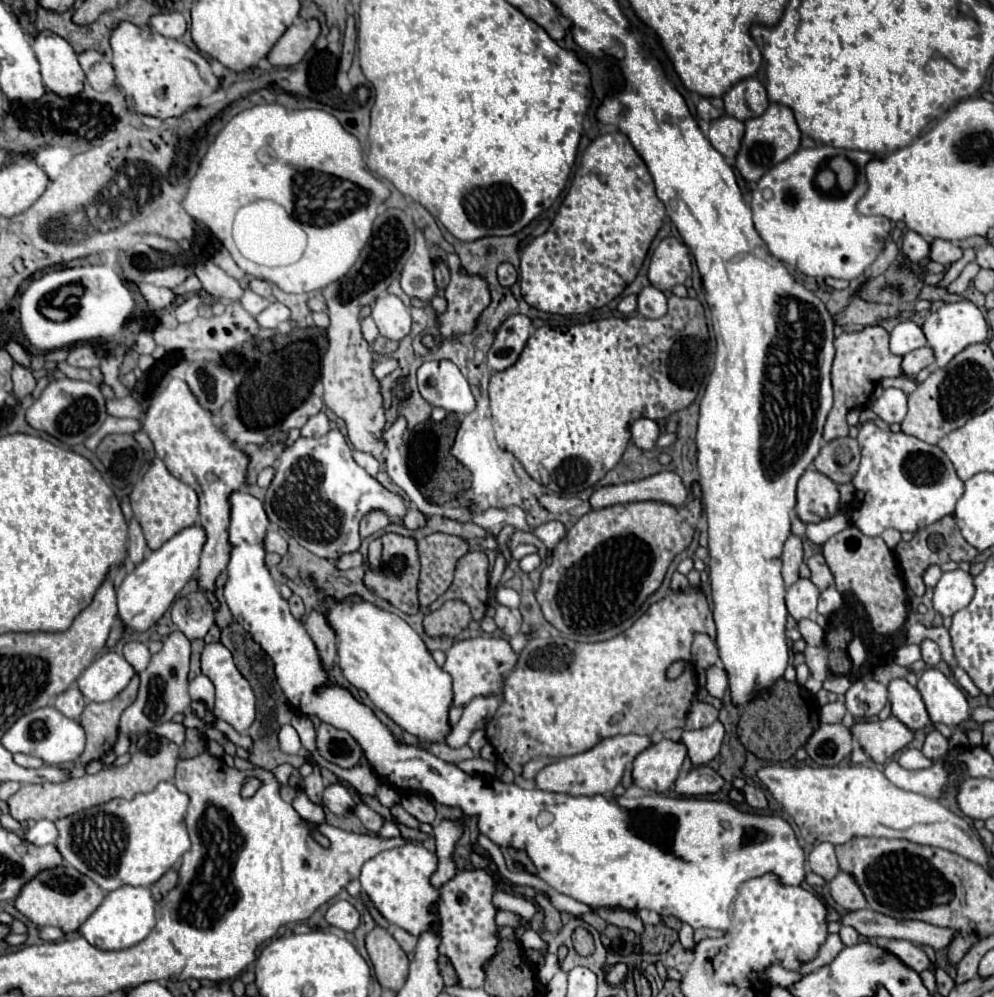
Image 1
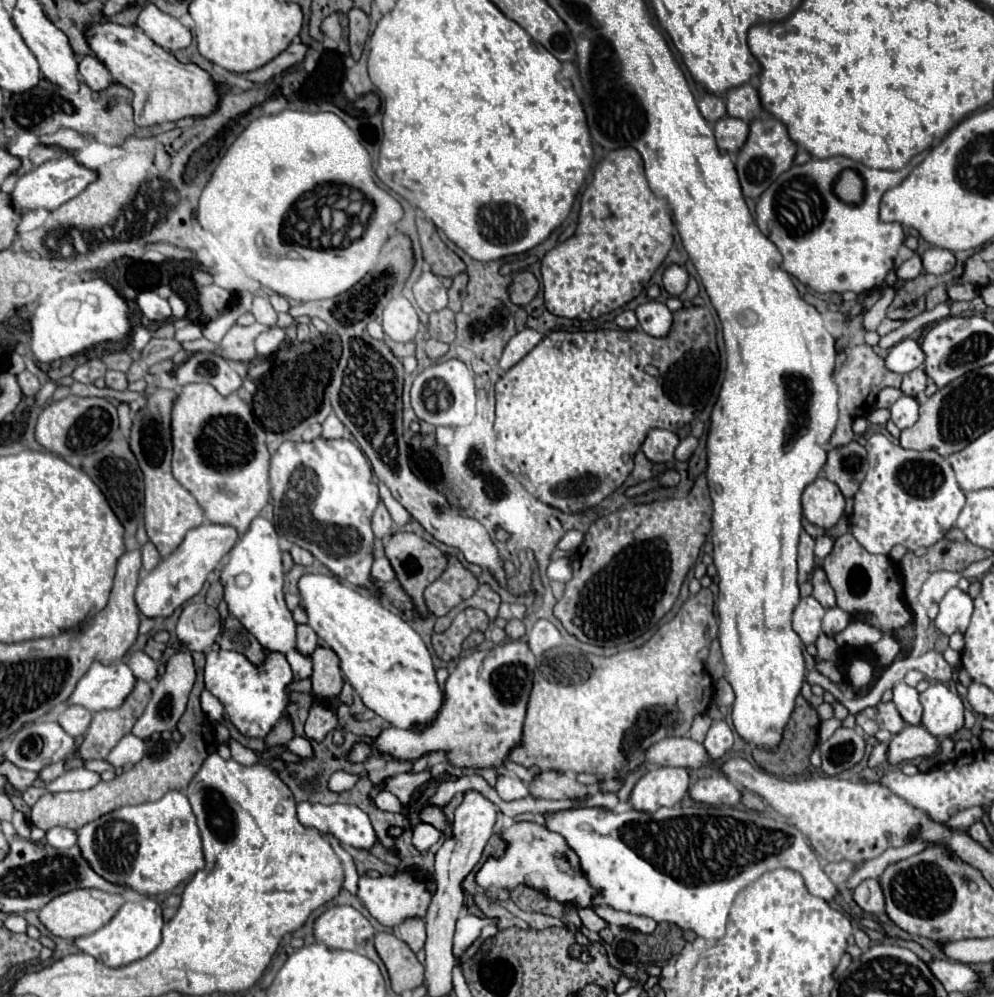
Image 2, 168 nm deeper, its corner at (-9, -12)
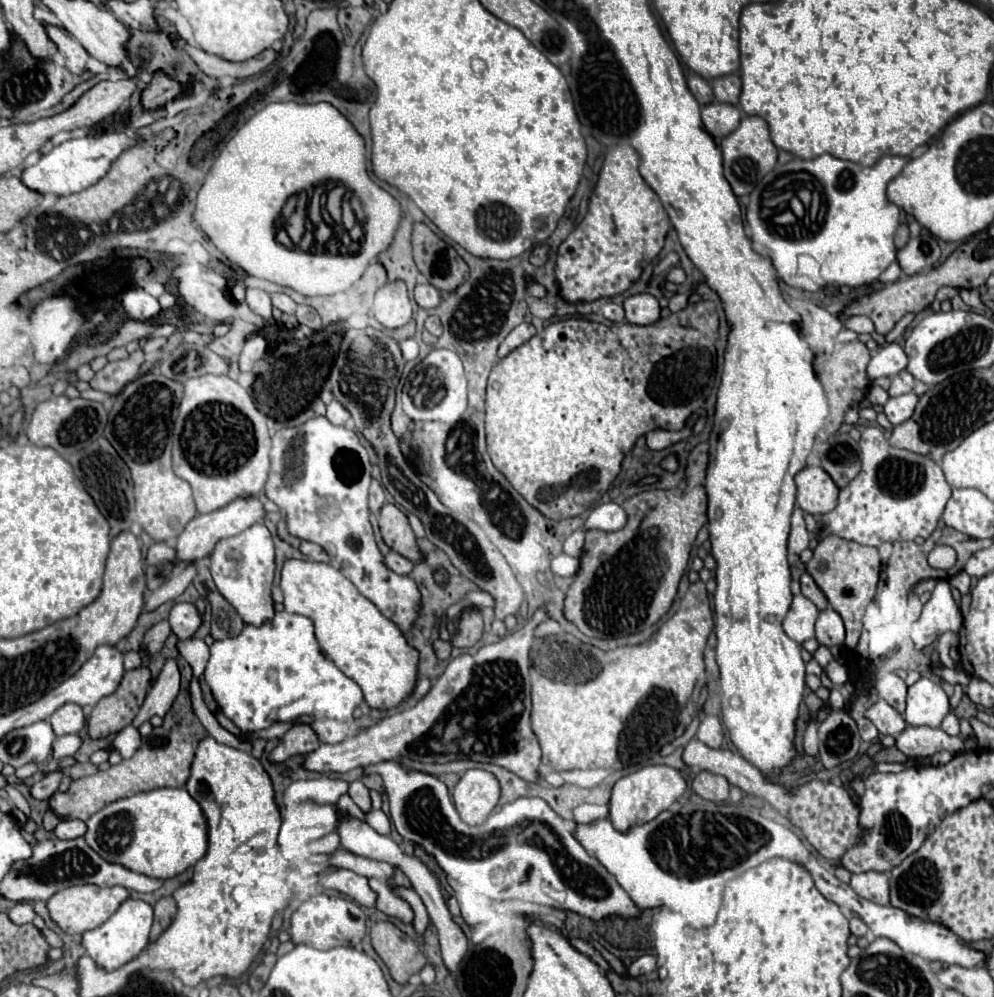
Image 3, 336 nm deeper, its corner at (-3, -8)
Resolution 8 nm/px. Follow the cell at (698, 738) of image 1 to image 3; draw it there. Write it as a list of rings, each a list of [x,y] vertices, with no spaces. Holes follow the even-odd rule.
[[[706,716],[698,728],[696,738],[710,748],[720,748],[722,746],[722,724],[720,724],[720,720],[716,716]]]

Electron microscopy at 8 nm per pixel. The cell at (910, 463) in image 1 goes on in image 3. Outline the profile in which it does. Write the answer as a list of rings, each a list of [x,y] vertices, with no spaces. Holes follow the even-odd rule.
[[[876,426],[864,428],[862,438],[860,438],[860,450],[862,450],[860,474],[846,488],[840,490],[836,508],[818,518],[816,536],[822,540],[824,536],[834,534],[834,536],[840,536],[844,540],[852,540],[852,542],[858,542],[864,546],[880,546],[882,542],[896,542],[896,540],[914,540],[918,536],[928,538],[932,534],[932,530],[936,528],[936,524],[944,512],[944,506],[950,498],[950,492],[952,492],[952,488],[948,486],[948,482],[942,474],[942,468],[936,462],[932,462],[930,458],[890,446],[888,440],[884,438],[882,430]]]

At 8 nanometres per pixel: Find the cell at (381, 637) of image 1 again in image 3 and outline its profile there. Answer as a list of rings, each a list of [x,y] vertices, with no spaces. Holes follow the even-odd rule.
[[[288,558],[282,566],[280,588],[286,612],[302,614],[314,622],[316,640],[322,650],[362,688],[370,708],[388,710],[402,704],[412,694],[418,652],[408,644],[398,626],[364,598],[340,570],[324,562]]]

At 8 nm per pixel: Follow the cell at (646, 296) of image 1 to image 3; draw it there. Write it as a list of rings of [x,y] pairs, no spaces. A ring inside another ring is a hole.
[[[648,292],[628,296],[624,300],[624,312],[626,312],[626,322],[640,324],[640,326],[654,324],[660,318],[658,300]]]

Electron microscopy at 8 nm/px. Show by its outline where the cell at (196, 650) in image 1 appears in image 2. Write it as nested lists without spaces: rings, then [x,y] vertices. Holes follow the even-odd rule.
[[[194,652],[192,656],[194,656],[194,666],[196,666],[198,678],[192,688],[186,714],[180,718],[180,724],[184,724],[184,740],[178,744],[170,744],[158,756],[146,754],[132,770],[116,776],[112,782],[98,782],[94,788],[82,790],[82,792],[58,792],[58,794],[46,792],[30,810],[30,820],[34,826],[38,826],[42,830],[50,830],[54,826],[78,830],[84,824],[88,824],[108,812],[114,812],[122,806],[158,800],[168,790],[186,790],[186,786],[190,784],[190,780],[194,778],[194,774],[198,772],[198,768],[202,766],[202,762],[208,756],[208,750],[204,746],[204,736],[210,734],[208,730],[212,728],[212,724],[200,710],[200,692],[204,690],[204,658],[206,656],[202,652]]]

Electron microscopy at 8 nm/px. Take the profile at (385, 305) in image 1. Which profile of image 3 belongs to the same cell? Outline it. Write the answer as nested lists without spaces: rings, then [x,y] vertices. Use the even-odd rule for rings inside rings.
[[[404,280],[386,282],[374,296],[374,316],[380,324],[394,330],[412,320],[412,304]]]

